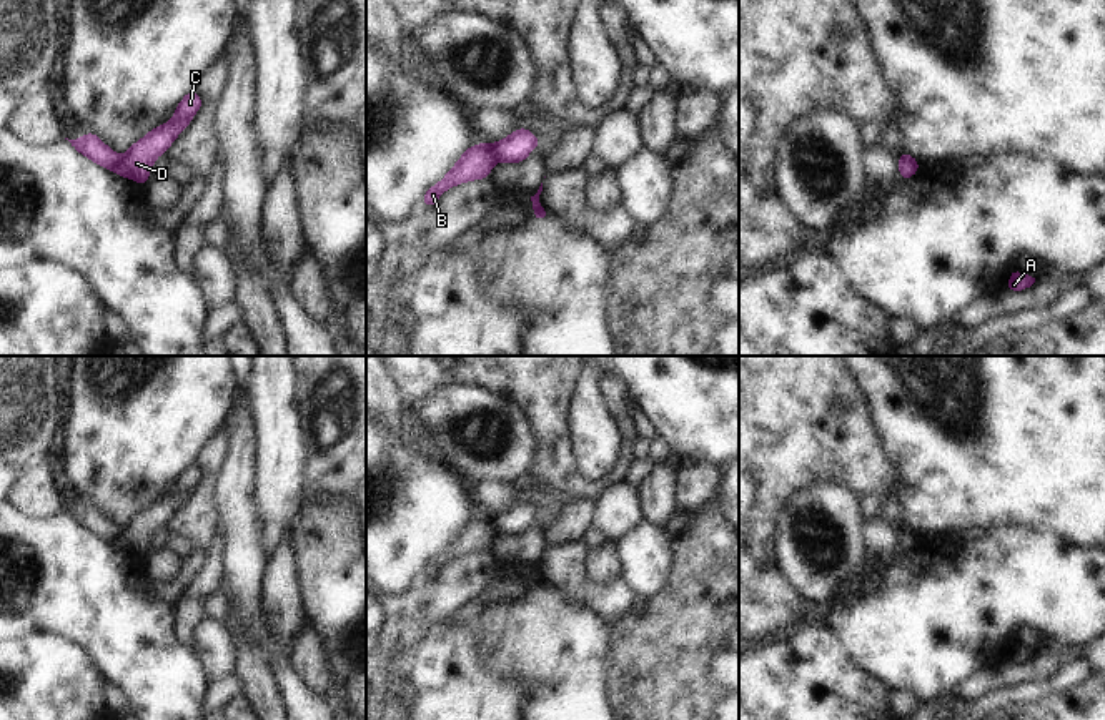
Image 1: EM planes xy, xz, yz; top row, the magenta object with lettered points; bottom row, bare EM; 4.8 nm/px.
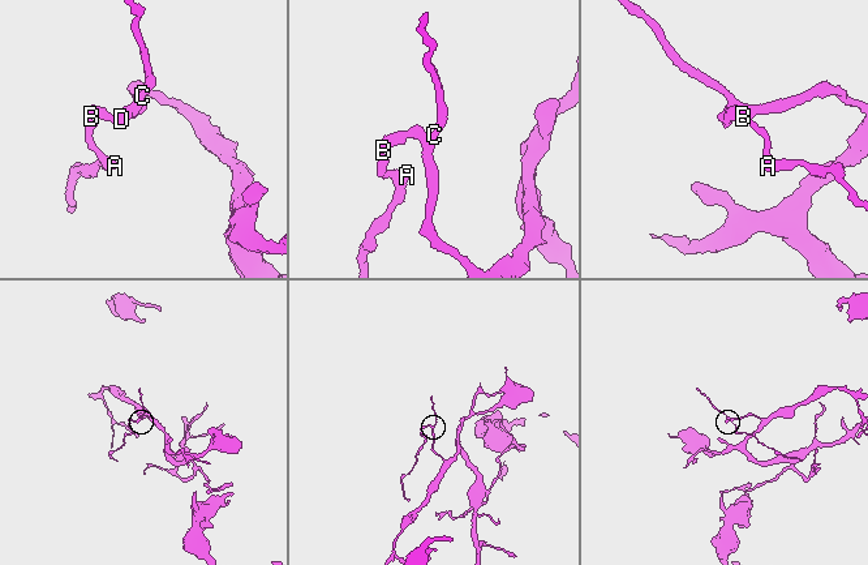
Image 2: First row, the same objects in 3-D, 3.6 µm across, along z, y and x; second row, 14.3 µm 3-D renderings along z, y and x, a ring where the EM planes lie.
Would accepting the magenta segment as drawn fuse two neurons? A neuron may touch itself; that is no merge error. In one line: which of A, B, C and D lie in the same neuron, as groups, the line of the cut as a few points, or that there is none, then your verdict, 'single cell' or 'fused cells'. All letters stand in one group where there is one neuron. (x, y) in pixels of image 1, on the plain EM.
groups A B / C D; cut xy (122, 529), (112, 541); fused cells

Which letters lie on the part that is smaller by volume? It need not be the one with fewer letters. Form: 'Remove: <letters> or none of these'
Remove: A, B

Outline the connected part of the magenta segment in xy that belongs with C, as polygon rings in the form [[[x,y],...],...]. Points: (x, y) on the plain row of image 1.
[[[196,462],[188,464],[175,481],[173,492],[153,501],[131,517],[113,539],[113,544],[121,550],[146,557],[155,532],[168,524],[170,517],[188,499],[201,477],[203,472],[198,469]]]

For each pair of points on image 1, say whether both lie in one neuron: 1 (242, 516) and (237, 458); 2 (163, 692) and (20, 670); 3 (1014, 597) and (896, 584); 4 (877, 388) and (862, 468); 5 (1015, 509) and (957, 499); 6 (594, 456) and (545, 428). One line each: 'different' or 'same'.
1: same
2: different
3: same
4: different
5: same
6: different

